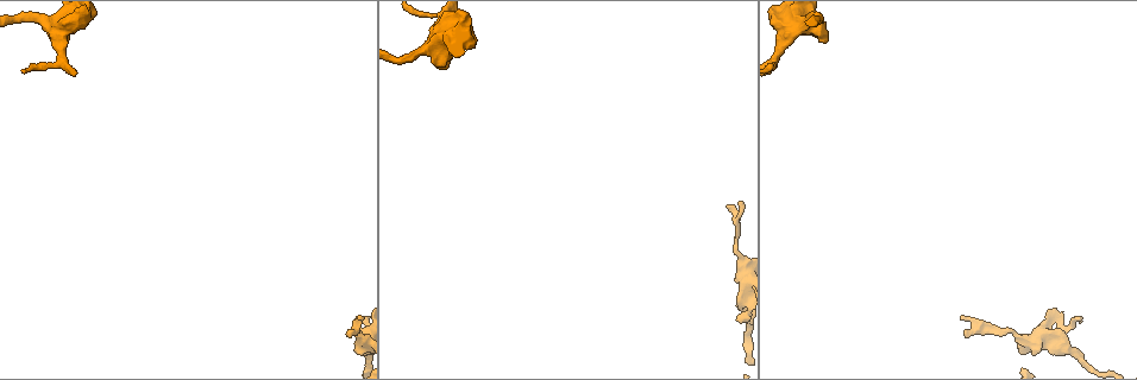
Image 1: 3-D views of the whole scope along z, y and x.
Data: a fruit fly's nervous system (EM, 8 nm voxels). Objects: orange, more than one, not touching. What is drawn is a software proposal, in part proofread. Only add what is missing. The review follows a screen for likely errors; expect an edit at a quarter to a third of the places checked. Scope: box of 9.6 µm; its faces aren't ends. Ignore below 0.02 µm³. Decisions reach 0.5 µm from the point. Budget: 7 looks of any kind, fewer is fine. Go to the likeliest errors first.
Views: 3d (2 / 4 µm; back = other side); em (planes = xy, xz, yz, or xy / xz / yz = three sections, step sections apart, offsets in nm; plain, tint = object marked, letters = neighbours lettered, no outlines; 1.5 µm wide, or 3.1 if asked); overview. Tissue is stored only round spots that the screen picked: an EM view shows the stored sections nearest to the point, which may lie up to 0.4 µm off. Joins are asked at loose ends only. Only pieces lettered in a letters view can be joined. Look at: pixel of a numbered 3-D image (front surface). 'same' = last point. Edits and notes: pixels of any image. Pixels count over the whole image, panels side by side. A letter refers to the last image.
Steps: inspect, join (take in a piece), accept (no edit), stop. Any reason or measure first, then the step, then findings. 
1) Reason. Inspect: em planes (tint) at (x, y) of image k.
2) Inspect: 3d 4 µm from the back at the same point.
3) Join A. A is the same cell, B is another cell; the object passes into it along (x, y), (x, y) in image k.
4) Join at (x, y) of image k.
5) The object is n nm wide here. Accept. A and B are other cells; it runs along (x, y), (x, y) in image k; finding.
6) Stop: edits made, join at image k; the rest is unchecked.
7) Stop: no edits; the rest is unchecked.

Branch stops here. Inspect: 3d 2 µm at (1078, 320) of image 1.

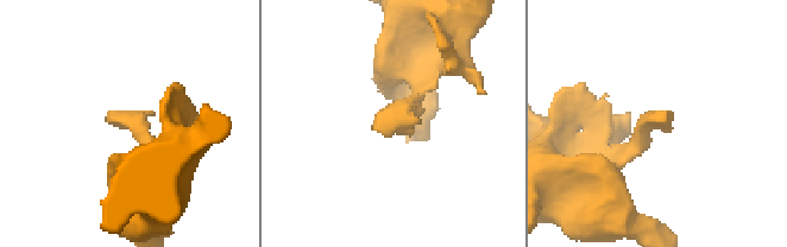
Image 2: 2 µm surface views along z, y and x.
Now the EM. Inspect: em xy step 4 (letters) at (375, 128) of image 2.

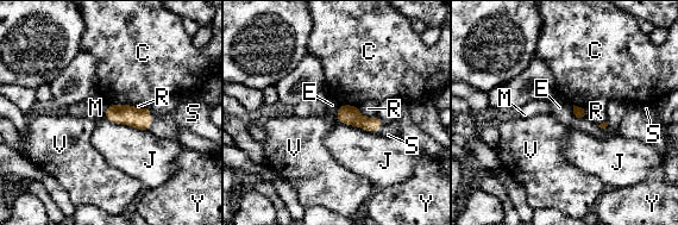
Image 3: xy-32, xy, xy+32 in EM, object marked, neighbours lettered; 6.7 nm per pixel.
Inspect: em planes (letters) at the same point.

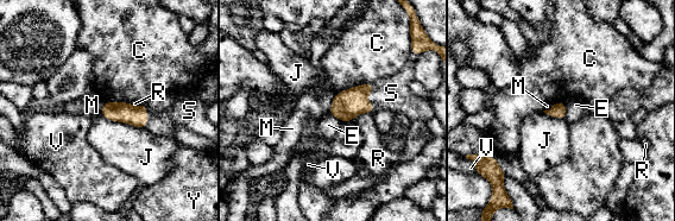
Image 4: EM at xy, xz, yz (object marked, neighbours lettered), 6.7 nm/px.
The object is 100 nm wide here. Join S. S is the same cell, C, E, J, M, R, V and Y are other cells; the object passes into it along (348, 103), (366, 98), (391, 93) in image 4; the cell continues.

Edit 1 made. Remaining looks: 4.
Redraw. Inspect: overview.

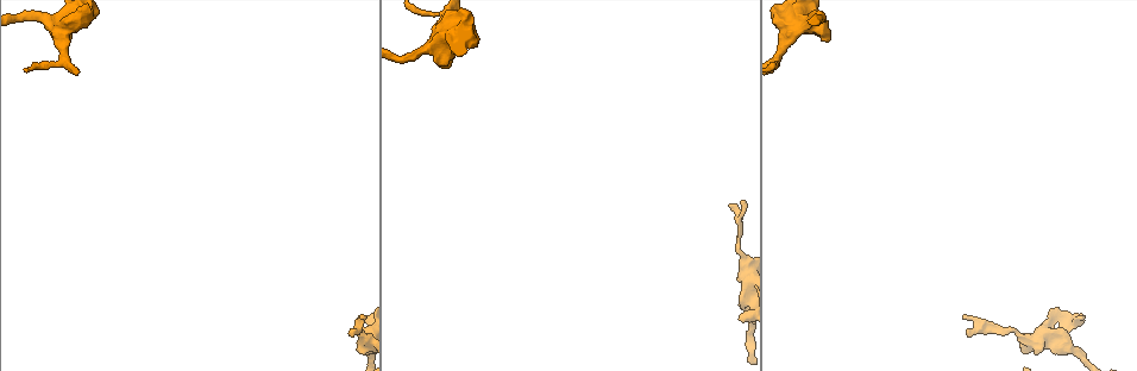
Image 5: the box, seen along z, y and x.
Inspect: em yz step 4 (tint) at (966, 330) of image 5.

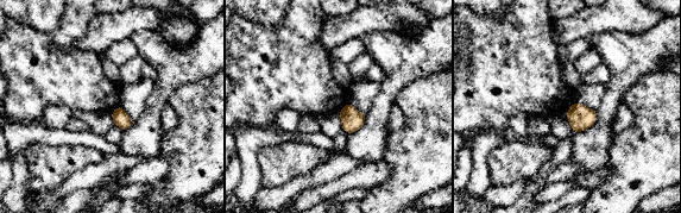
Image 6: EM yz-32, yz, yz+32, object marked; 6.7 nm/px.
Another direction. Inspect: em planes (letters) at the same point.

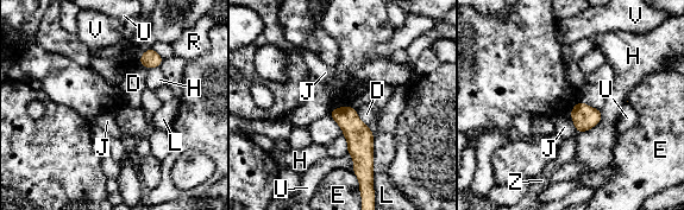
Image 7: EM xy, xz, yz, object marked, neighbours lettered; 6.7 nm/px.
Accept. D, E, H, J, L, R, U, V and Z are other cells; a border runs along (347, 152), (352, 159), (352, 170) in image 7; no lettered piece goes on from it.

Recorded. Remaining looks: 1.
Stop: edits made, join at image 4; the rest is unchecked.

